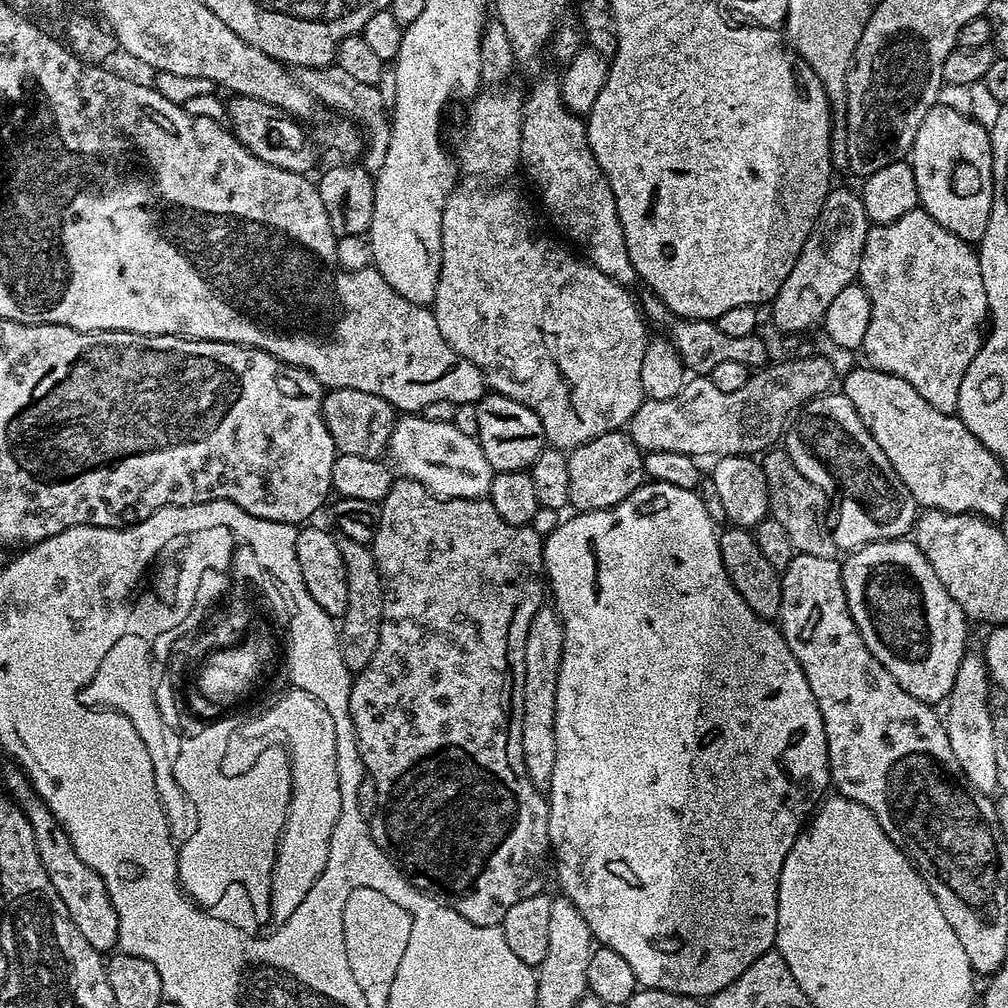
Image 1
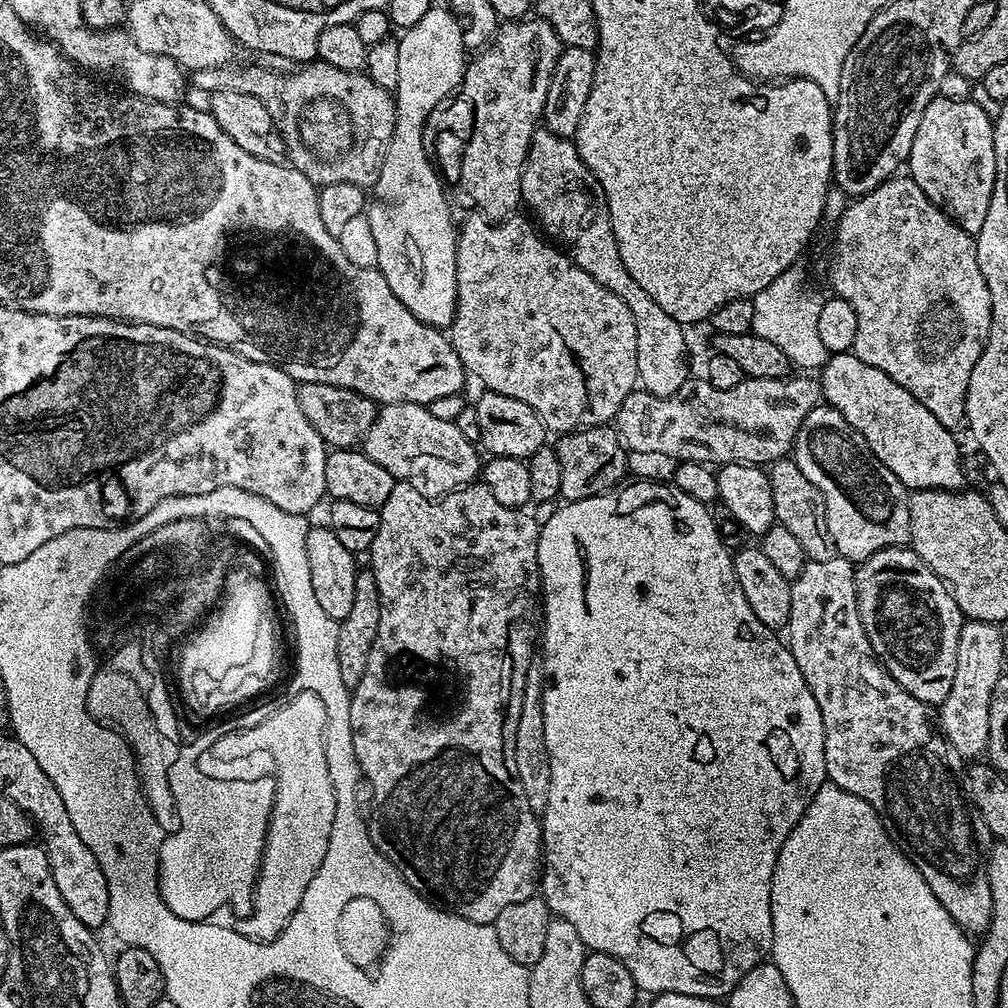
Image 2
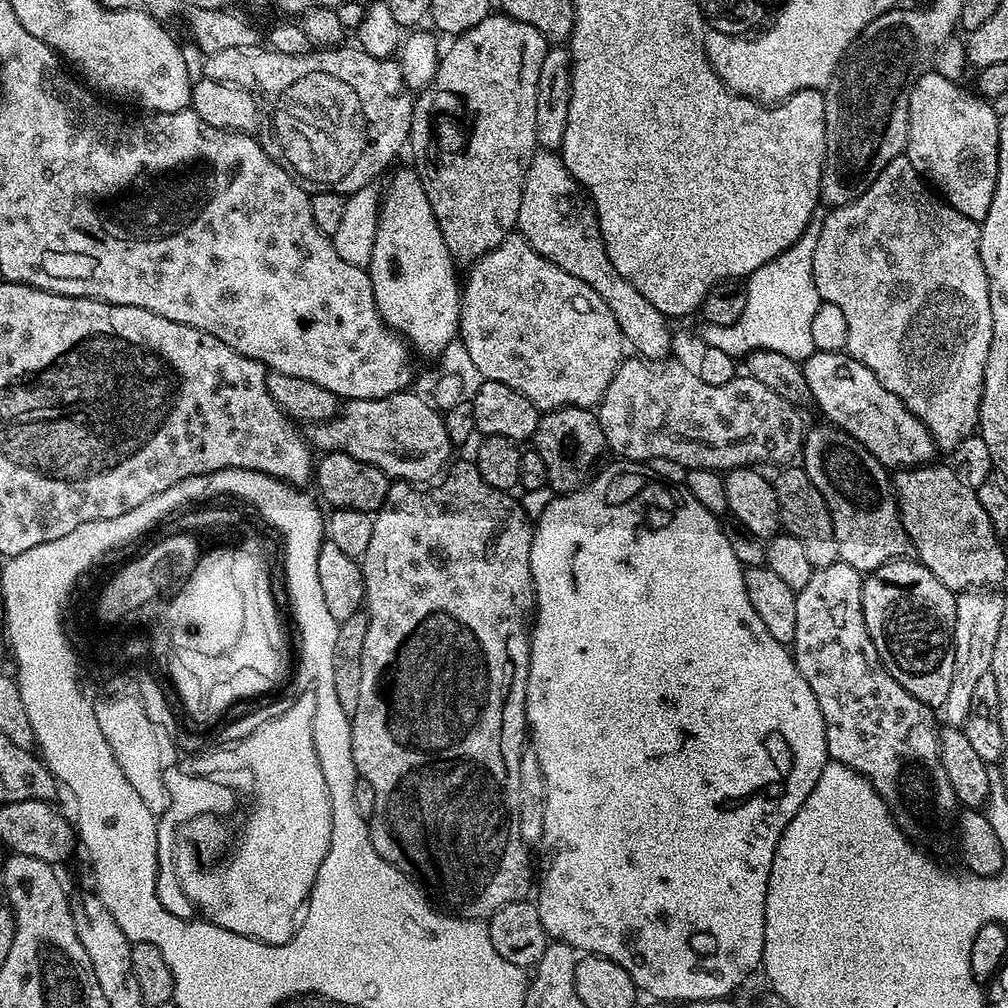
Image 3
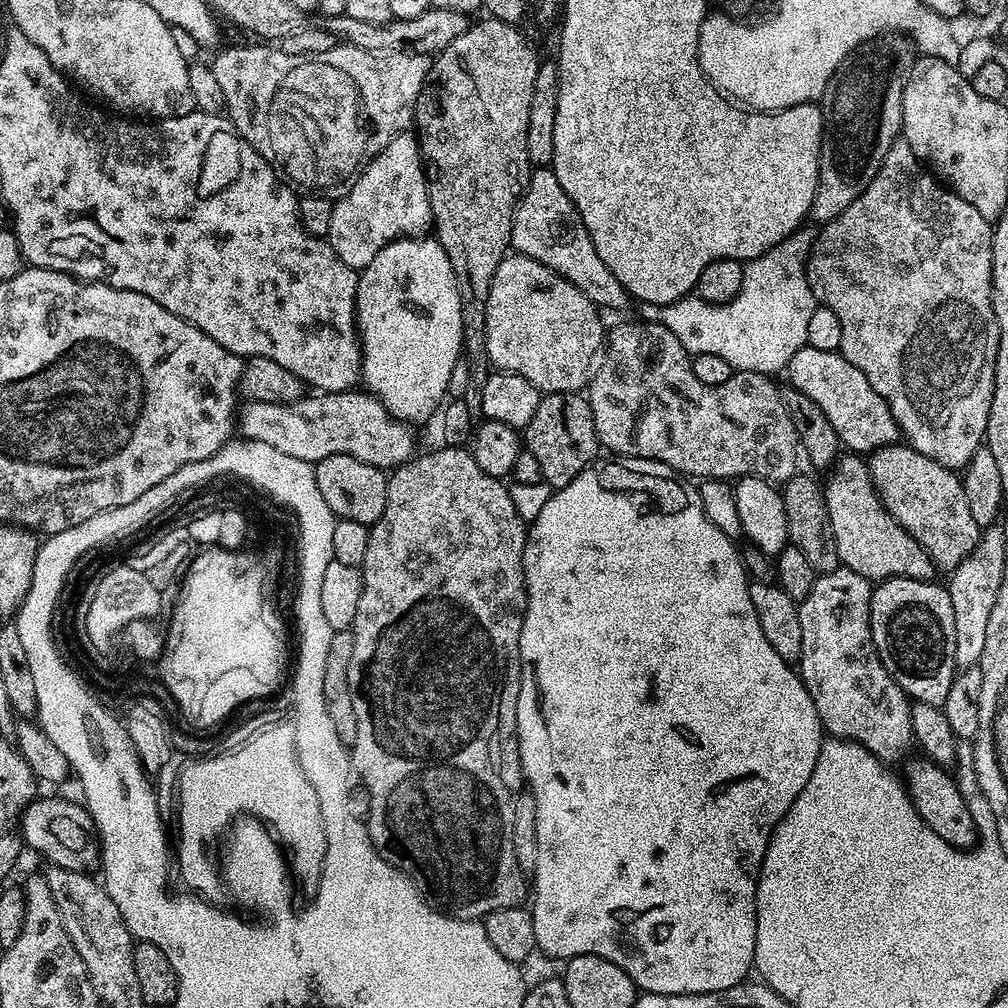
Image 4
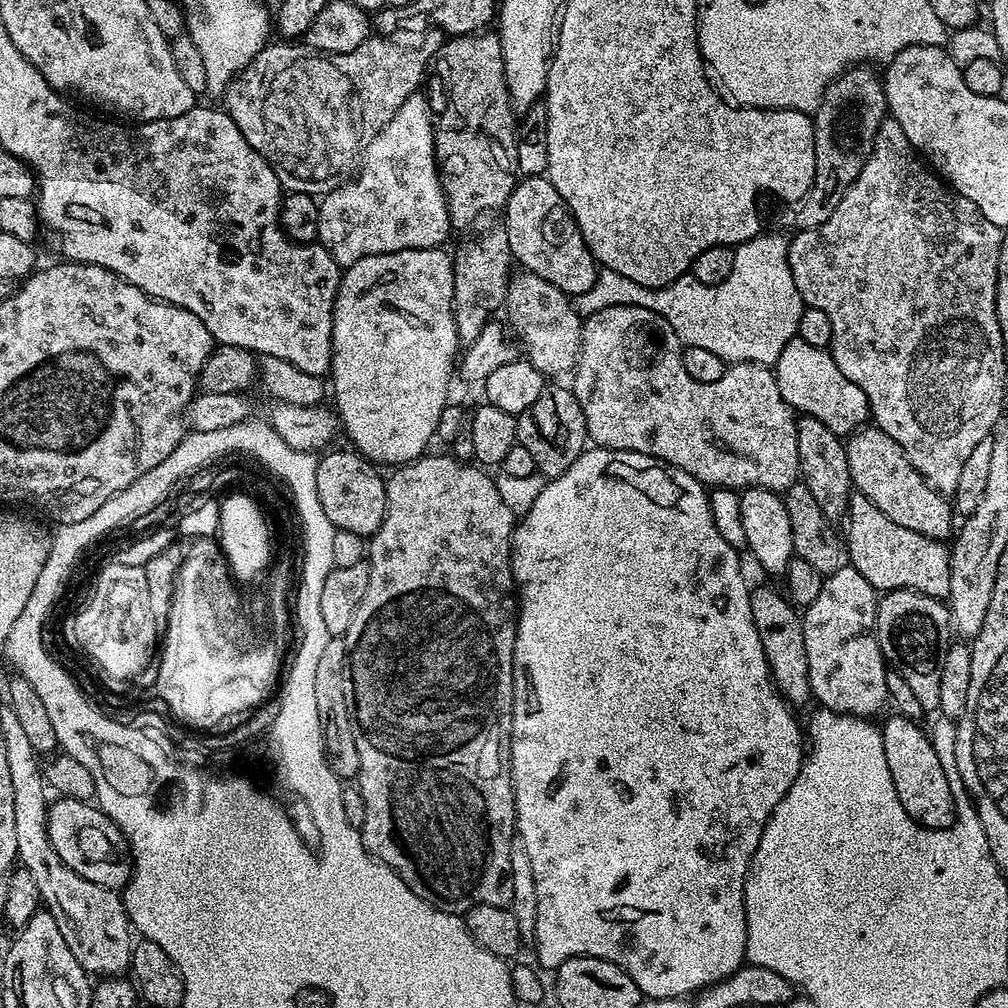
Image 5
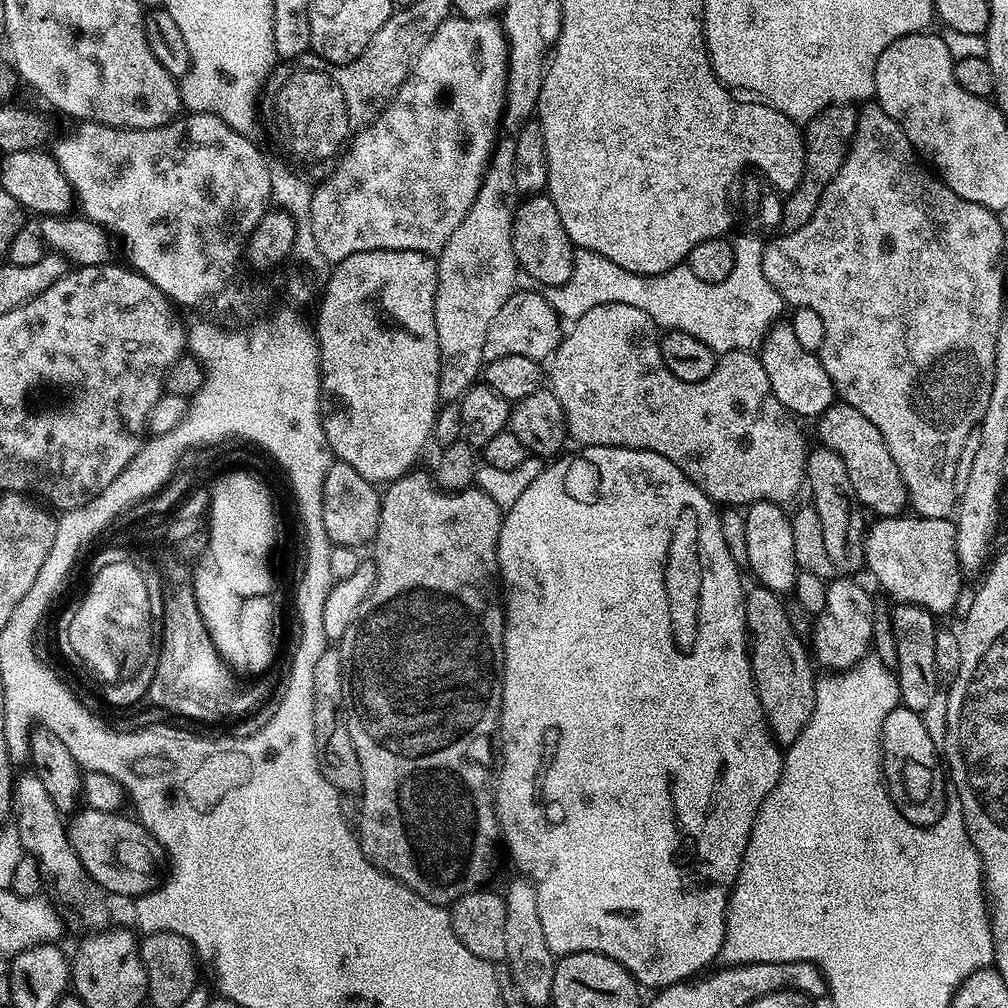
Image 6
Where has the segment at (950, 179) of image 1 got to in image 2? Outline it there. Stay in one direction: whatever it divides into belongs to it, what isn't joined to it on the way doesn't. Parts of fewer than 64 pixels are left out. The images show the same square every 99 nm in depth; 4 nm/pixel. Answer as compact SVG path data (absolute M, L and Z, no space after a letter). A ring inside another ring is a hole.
M937 94L926 106L922 122L918 122L918 134L914 134L906 165L907 175L928 201L962 226L962 230L973 234L980 232L982 222L986 222L996 181L994 120L974 100L951 100Z

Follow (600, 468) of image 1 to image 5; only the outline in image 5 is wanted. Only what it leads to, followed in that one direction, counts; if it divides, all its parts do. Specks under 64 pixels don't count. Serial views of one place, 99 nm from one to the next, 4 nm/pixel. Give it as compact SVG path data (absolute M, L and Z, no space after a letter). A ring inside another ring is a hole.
M560 382L545 386L534 403L526 406L526 410L516 417L516 442L526 446L526 451L534 457L536 471L545 478L560 476L570 470L589 443L586 418L582 414L582 406L578 406L578 398L571 387L564 385L563 388L556 383Z

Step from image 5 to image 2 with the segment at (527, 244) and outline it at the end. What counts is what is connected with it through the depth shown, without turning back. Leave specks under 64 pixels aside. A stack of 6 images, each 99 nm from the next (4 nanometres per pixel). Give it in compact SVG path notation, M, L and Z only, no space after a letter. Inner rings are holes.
M543 126L537 127L530 142L528 161L524 164L520 198L526 208L528 204L529 210L527 209L527 211L534 217L535 223L557 245L562 246L563 251L567 252L568 257L578 267L586 270L586 274L590 274L590 278L594 278L594 282L598 282L601 286L606 286L606 290L618 294L618 298L622 298L622 302L626 302L626 306L630 306L630 314L634 314L634 330L638 330L639 387L658 398L666 398L678 390L682 390L682 386L690 379L688 352L683 337L685 325L670 318L670 314L666 314L666 310L662 310L662 306L658 306L658 302L654 302L654 298L650 298L650 294L646 294L646 290L642 290L642 286L638 286L638 282L634 282L634 278L630 278L630 270L626 270L626 266L622 266L622 254L618 254L618 242L614 238L614 226L610 222L606 194L602 190L598 178L594 178L594 174L586 166L586 162L582 162L576 145L571 139L558 136Z

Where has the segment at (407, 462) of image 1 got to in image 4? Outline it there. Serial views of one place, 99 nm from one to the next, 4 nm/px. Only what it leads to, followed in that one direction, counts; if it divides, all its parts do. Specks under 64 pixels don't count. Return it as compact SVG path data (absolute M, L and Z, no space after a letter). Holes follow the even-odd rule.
M364 390L305 394L302 399L289 404L250 400L239 409L238 432L243 439L266 442L266 446L274 446L274 450L290 454L290 458L298 458L313 466L322 458L330 458L330 454L350 454L350 458L358 458L358 462L366 462L375 468L395 470L418 452L416 436L412 433L415 432L413 425L390 415L379 398Z

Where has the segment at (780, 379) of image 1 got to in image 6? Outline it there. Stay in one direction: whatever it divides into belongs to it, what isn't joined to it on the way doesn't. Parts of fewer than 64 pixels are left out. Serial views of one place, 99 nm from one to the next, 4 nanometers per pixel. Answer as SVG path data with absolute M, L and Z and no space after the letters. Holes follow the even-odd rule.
M607 304L606 306L594 306L594 310L586 310L586 314L582 314L571 325L572 328L563 333L560 345L557 346L554 355L551 357L550 365L552 364L552 384L550 383L550 390L558 398L558 402L564 411L564 420L568 424L569 437L574 441L577 440L577 445L587 446L593 448L594 446L606 446L607 448L637 448L643 452L653 452L662 458L666 458L670 462L674 462L674 466L678 466L678 470L682 470L682 474L686 474L686 478L690 478L690 482L694 482L694 486L698 486L698 490L702 490L709 496L712 501L720 506L747 506L749 504L756 504L760 500L768 500L771 504L783 505L784 500L788 500L801 487L805 487L806 481L804 478L804 461L806 459L806 447L804 448L804 436L800 433L800 428L797 421L794 419L792 413L786 411L782 406L782 402L778 402L778 398L774 398L774 394L770 390L770 378L766 378L766 370L762 366L759 355L755 351L745 350L743 352L725 352L717 359L716 368L704 381L680 381L675 374L664 364L663 356L660 353L660 340L658 339L658 329L656 324L649 316L642 314L642 310L638 310L635 306L622 306L621 304Z

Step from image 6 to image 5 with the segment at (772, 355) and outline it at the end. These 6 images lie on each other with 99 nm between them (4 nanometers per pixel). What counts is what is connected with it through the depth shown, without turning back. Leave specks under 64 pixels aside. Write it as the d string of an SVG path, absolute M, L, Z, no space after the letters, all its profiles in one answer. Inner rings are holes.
M802 339L786 342L782 354L778 354L774 365L778 390L793 413L803 414L810 418L818 418L822 426L830 426L834 434L847 438L869 423L868 399L866 394L842 370L838 370L838 362L834 362L828 348L810 346L810 342Z

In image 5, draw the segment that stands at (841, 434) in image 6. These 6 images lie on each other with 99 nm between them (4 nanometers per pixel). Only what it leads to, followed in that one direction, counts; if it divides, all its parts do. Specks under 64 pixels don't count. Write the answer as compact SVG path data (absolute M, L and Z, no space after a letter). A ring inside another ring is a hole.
M875 426L857 428L847 437L844 449L846 462L850 462L853 489L859 495L870 498L870 502L874 502L874 506L890 518L890 522L898 522L898 526L906 526L906 530L926 534L926 538L935 540L947 541L953 535L954 508L949 497L934 490L926 478L910 466L902 446L898 446L890 434Z

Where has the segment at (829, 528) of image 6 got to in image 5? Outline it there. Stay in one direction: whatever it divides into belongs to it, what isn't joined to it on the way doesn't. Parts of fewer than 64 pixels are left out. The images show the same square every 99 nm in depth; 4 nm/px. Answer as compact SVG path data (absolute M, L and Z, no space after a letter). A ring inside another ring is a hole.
M801 415L796 421L798 434L798 462L800 463L799 479L814 494L818 506L822 506L822 514L830 518L847 517L848 502L853 495L850 478L850 462L846 462L845 441L830 430L830 426L822 426L818 418Z

